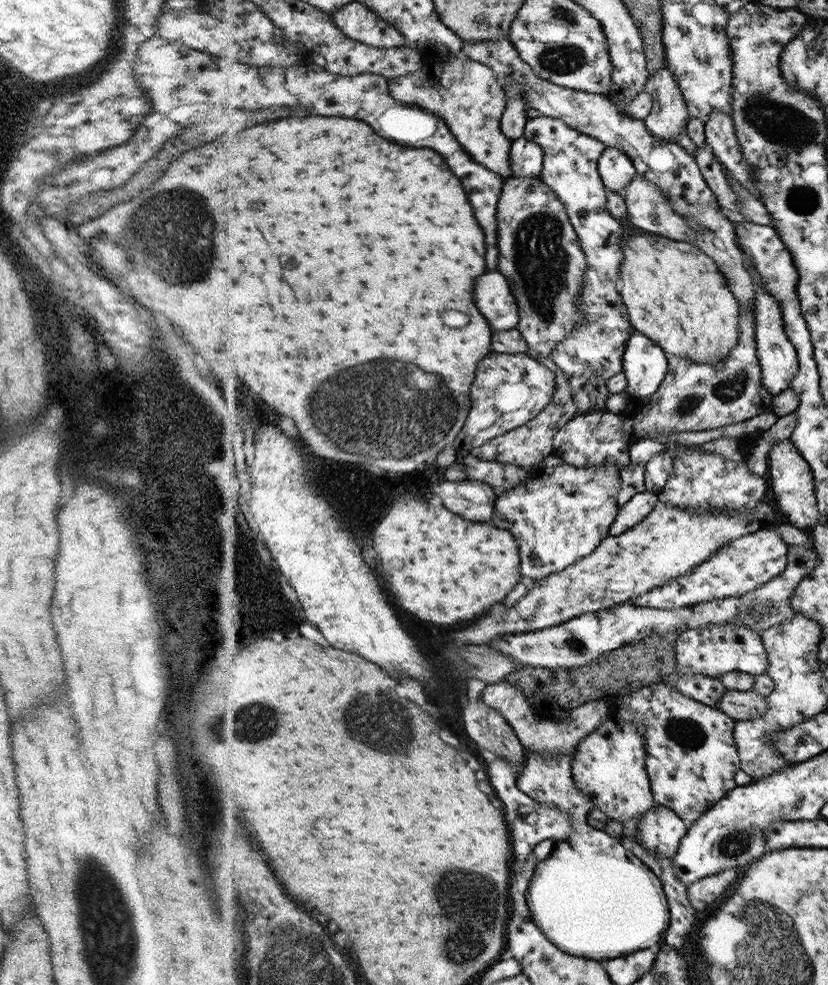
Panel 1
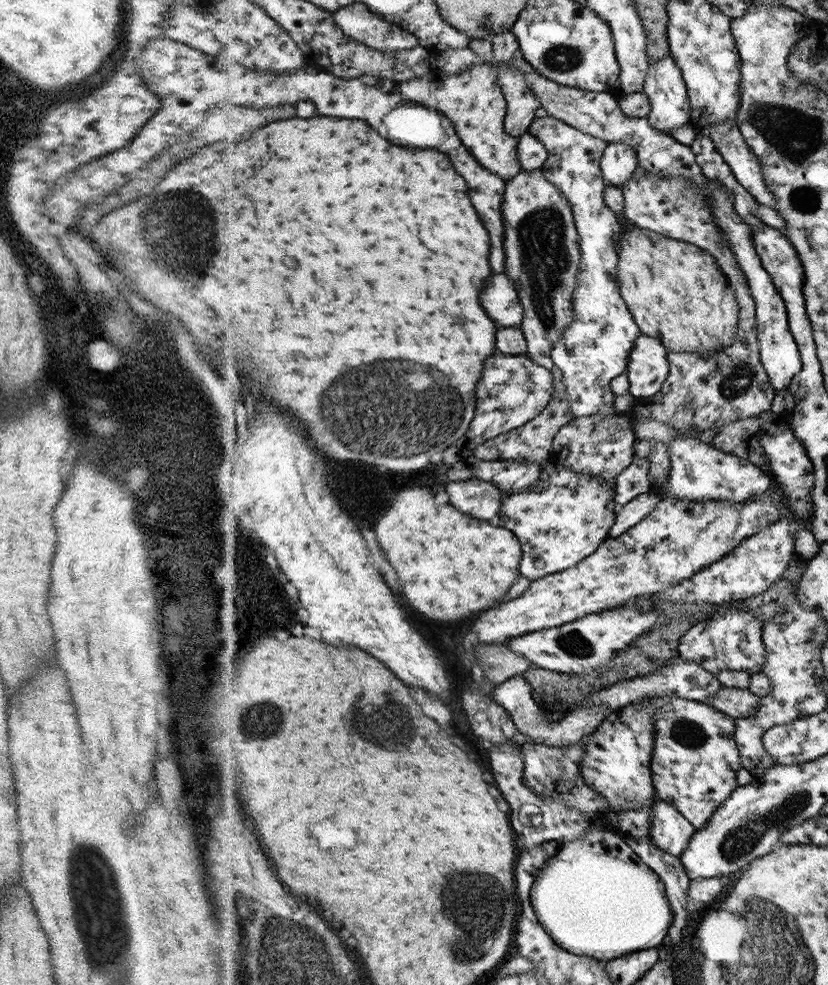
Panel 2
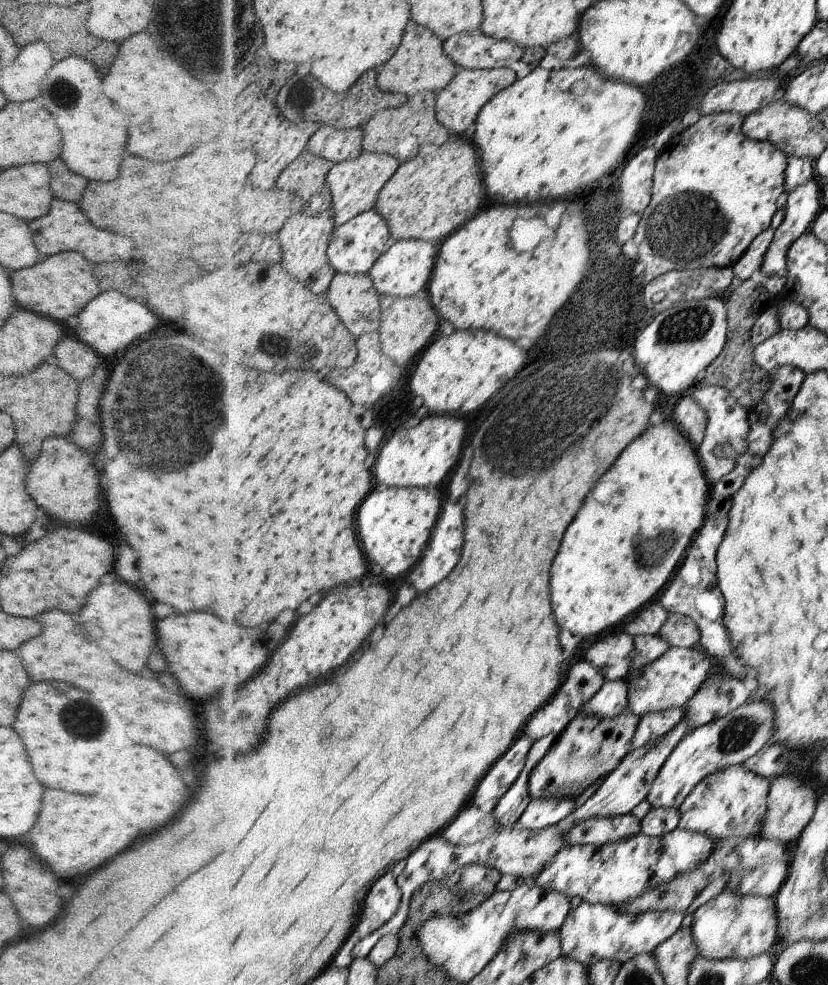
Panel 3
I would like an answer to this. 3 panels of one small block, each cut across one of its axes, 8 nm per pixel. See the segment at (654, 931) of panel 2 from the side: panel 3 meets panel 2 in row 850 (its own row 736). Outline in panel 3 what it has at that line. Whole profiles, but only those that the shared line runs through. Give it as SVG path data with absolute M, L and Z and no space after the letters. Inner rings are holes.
M626 707L618 716L614 718L605 718L599 719L596 715L587 716L584 713L578 713L575 718L573 718L562 732L557 735L555 743L550 747L550 749L546 752L544 757L536 764L536 766L531 770L529 774L529 793L532 799L548 799L550 797L556 797L557 799L562 798L562 796L566 795L568 797L576 797L578 798L586 788L595 784L595 782L599 779L606 778L618 765L619 762L622 762L622 759L629 753L629 746L631 745L631 739L634 736L634 733L637 729L637 724L641 717L637 717L631 710L630 707Z

